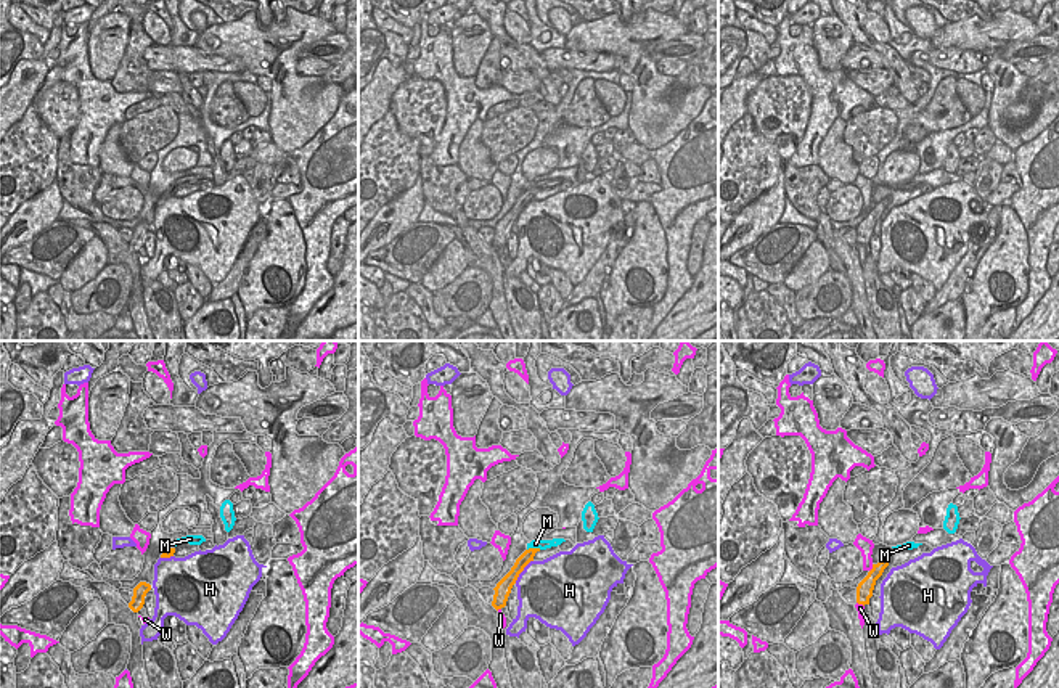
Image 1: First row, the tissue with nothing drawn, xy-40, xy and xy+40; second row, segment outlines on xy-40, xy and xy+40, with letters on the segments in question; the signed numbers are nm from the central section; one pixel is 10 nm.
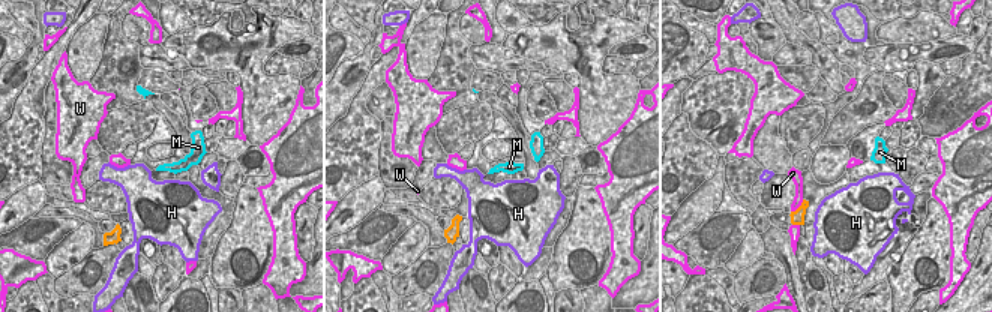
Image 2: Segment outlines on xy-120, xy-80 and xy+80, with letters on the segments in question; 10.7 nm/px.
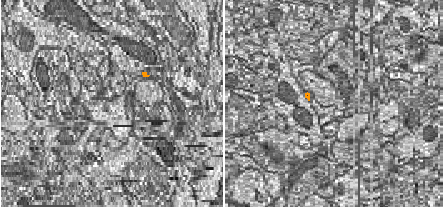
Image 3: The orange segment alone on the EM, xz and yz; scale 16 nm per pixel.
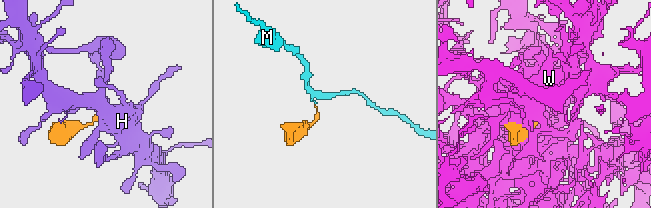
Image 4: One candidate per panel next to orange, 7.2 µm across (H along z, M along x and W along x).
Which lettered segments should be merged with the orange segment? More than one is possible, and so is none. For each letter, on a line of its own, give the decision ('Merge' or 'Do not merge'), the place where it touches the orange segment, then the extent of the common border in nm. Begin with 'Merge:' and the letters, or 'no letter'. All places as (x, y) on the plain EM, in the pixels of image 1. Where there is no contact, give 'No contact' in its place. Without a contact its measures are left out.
Merge: M
H: Do not merge. Touches orange at xy (523, 209). Shared border 300 nm
M: Merge. Touches orange at xy (534, 188). Shared border 140 nm
W: Do not merge. Touches orange at xy+40 (873, 208). Shared border 90 nm

